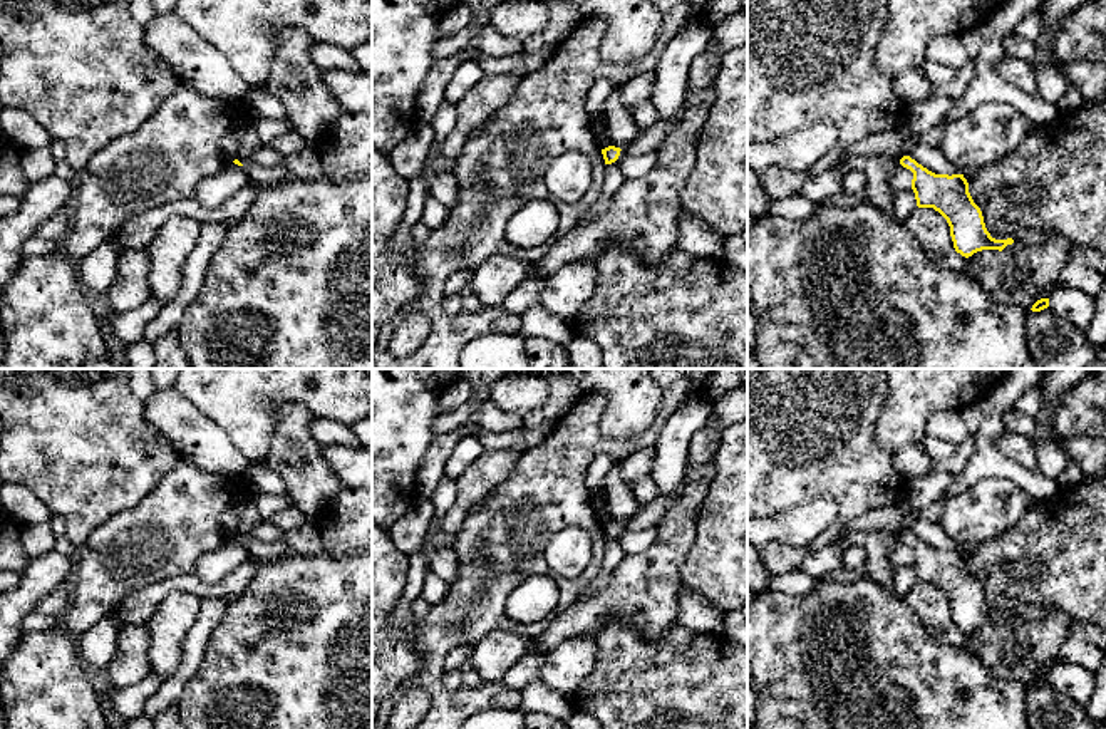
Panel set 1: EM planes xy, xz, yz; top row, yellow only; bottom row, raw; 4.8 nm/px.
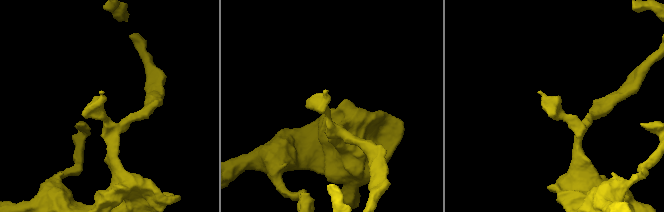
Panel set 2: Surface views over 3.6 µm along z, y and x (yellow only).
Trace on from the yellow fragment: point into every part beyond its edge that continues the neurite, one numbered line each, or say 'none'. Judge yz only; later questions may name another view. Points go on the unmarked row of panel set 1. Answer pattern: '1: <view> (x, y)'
none

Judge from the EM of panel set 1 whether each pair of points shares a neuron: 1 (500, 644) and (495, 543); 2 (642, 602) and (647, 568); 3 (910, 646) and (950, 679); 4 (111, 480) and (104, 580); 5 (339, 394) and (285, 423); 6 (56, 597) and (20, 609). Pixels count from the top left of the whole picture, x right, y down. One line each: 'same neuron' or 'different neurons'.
1: different neurons
2: same neuron
3: same neuron
4: different neurons
5: different neurons
6: different neurons

